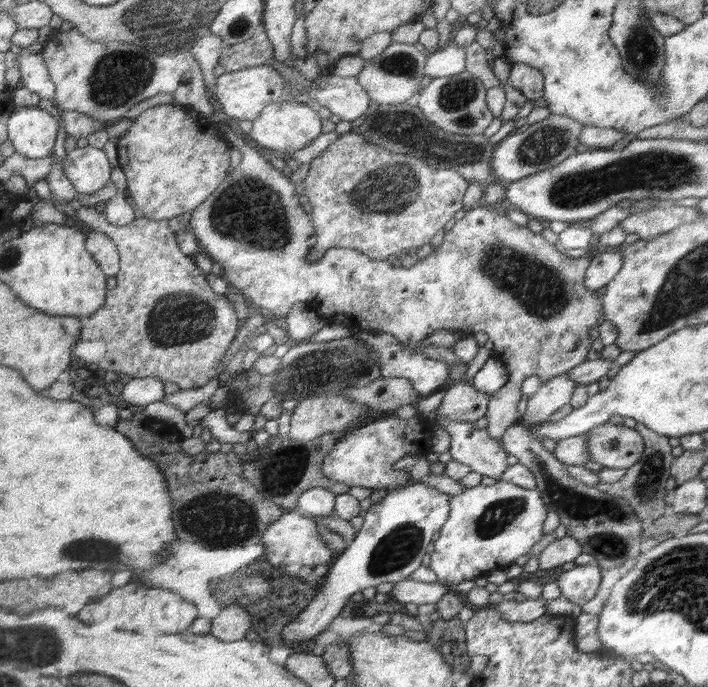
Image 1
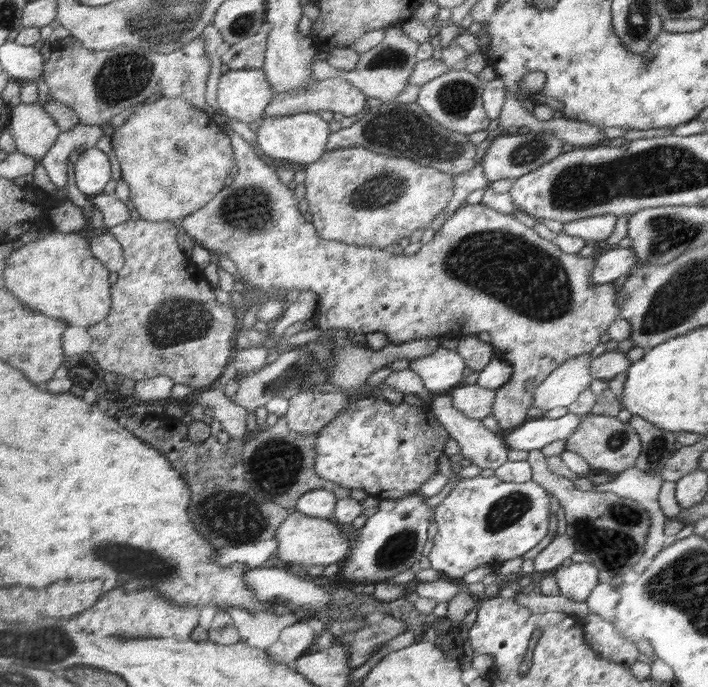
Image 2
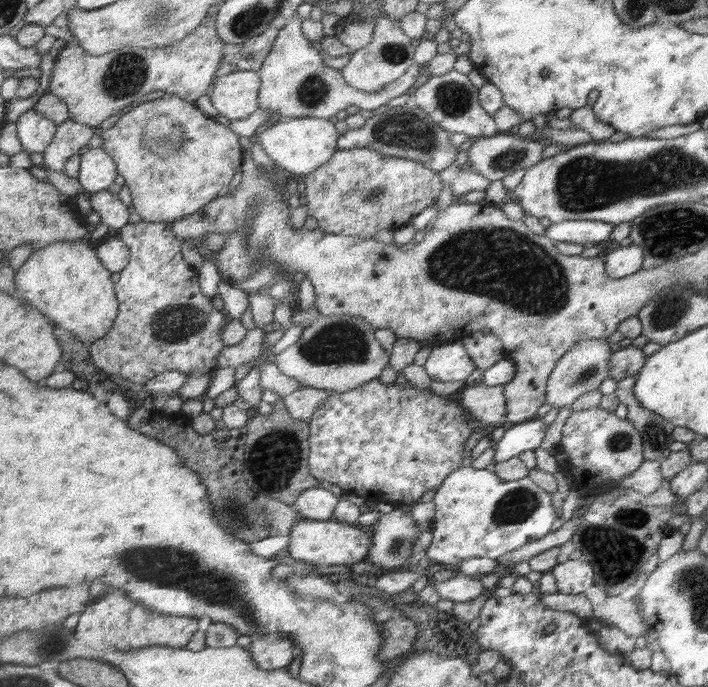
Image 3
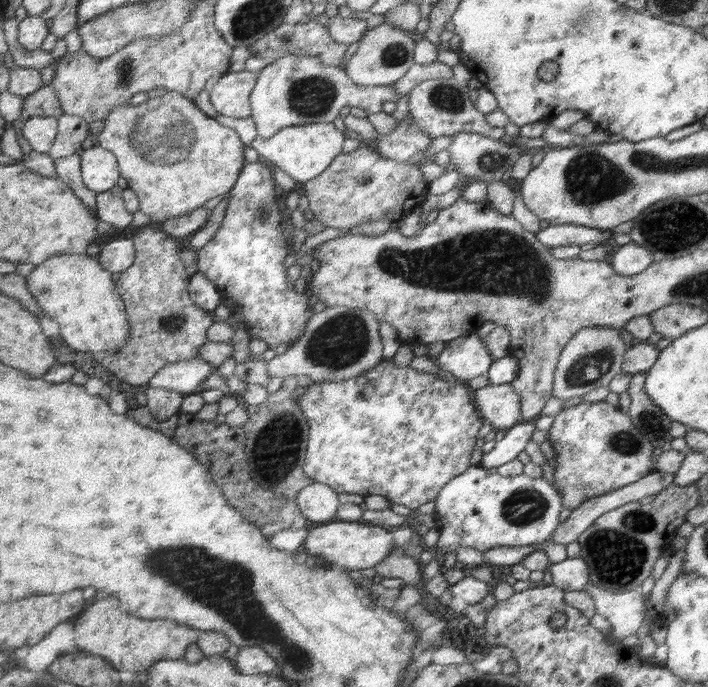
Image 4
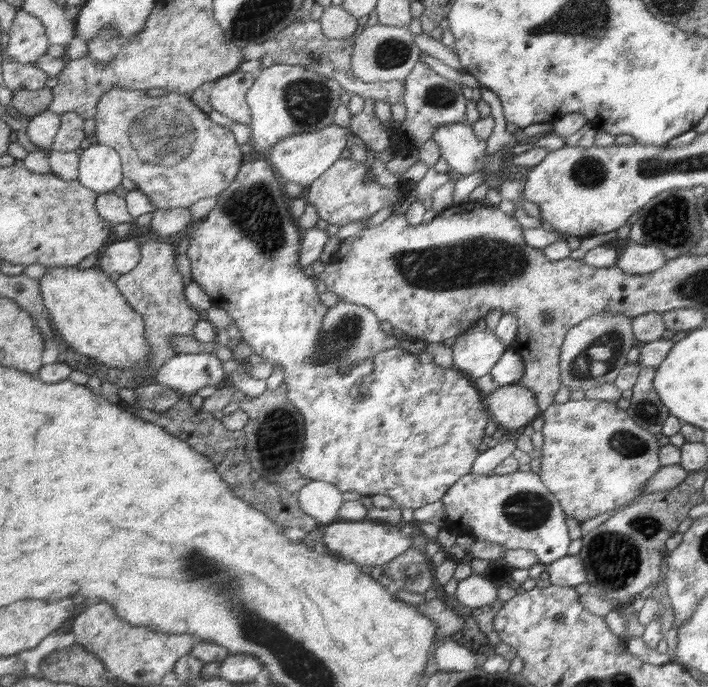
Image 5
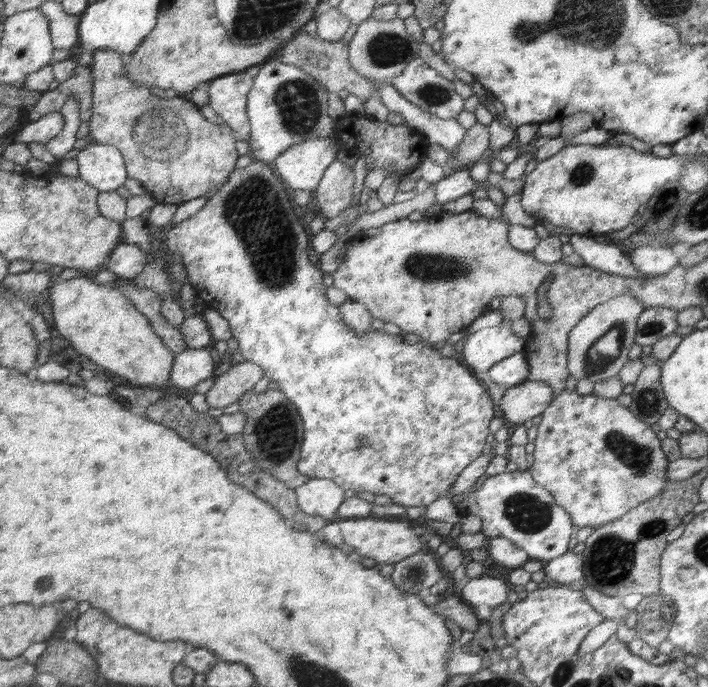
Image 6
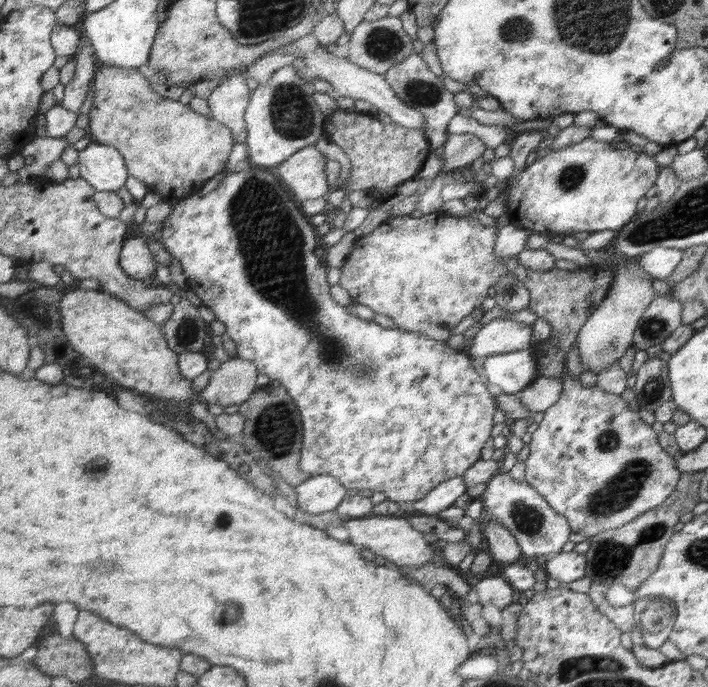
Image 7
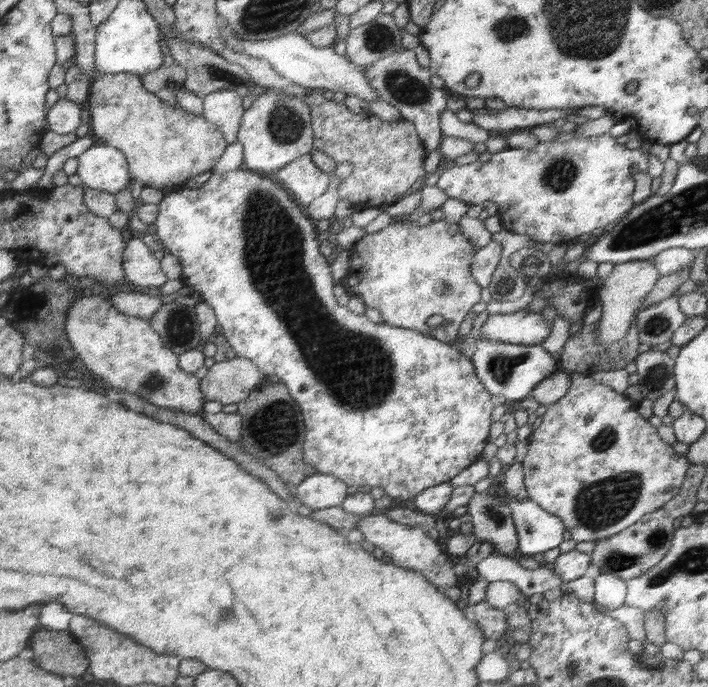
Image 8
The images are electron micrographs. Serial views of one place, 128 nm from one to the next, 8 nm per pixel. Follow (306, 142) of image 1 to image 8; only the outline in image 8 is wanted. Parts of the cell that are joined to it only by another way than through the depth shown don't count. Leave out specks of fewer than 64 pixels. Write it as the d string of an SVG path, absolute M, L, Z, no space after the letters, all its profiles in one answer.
M308 153L274 172L273 176L293 194L296 202L306 206L326 192L332 174L320 170L312 162L312 153Z

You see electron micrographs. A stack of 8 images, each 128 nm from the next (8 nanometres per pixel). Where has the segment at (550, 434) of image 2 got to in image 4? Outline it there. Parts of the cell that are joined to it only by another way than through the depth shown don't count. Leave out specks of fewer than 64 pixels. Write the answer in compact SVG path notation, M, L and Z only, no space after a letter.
M535 420L524 421L508 429L504 437L496 441L492 450L482 457L479 465L487 469L498 468L516 459L516 456L527 448L535 429Z

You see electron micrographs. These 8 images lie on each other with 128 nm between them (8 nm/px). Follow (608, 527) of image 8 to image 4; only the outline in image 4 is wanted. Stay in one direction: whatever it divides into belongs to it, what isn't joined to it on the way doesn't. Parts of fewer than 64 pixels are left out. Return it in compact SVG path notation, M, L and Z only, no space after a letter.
M606 401L584 402L563 408L550 428L554 457L554 484L564 506L574 510L592 498L632 485L652 468L652 442L638 430L626 414Z

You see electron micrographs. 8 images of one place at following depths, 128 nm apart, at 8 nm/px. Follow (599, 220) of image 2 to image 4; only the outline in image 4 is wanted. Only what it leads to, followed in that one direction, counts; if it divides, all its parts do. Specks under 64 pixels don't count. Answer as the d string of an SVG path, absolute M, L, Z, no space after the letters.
M554 224L547 228L540 229L535 236L548 248L582 245L589 242L604 244L611 236L611 230L598 230L598 228L588 228L588 226L578 226L576 224Z

